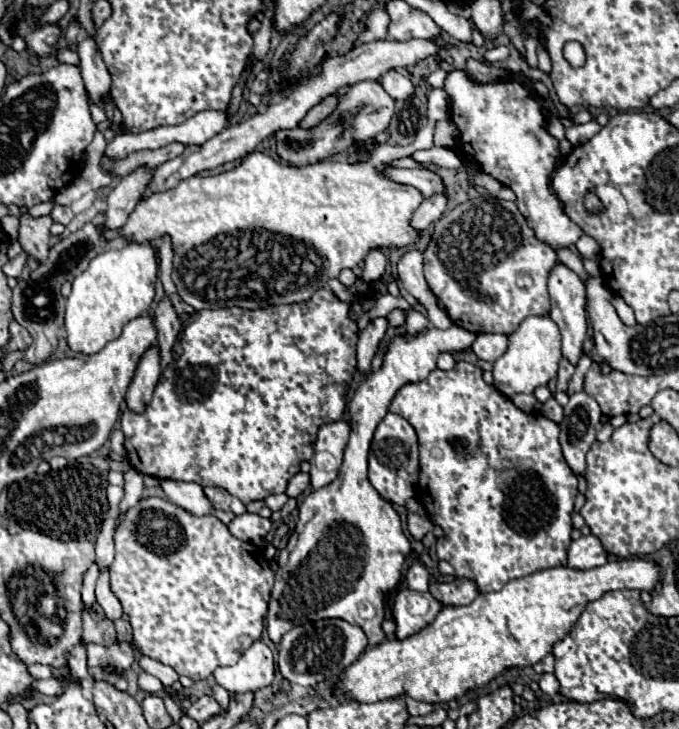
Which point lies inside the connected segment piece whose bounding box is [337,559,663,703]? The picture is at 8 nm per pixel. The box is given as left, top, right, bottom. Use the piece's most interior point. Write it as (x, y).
(465, 647)

